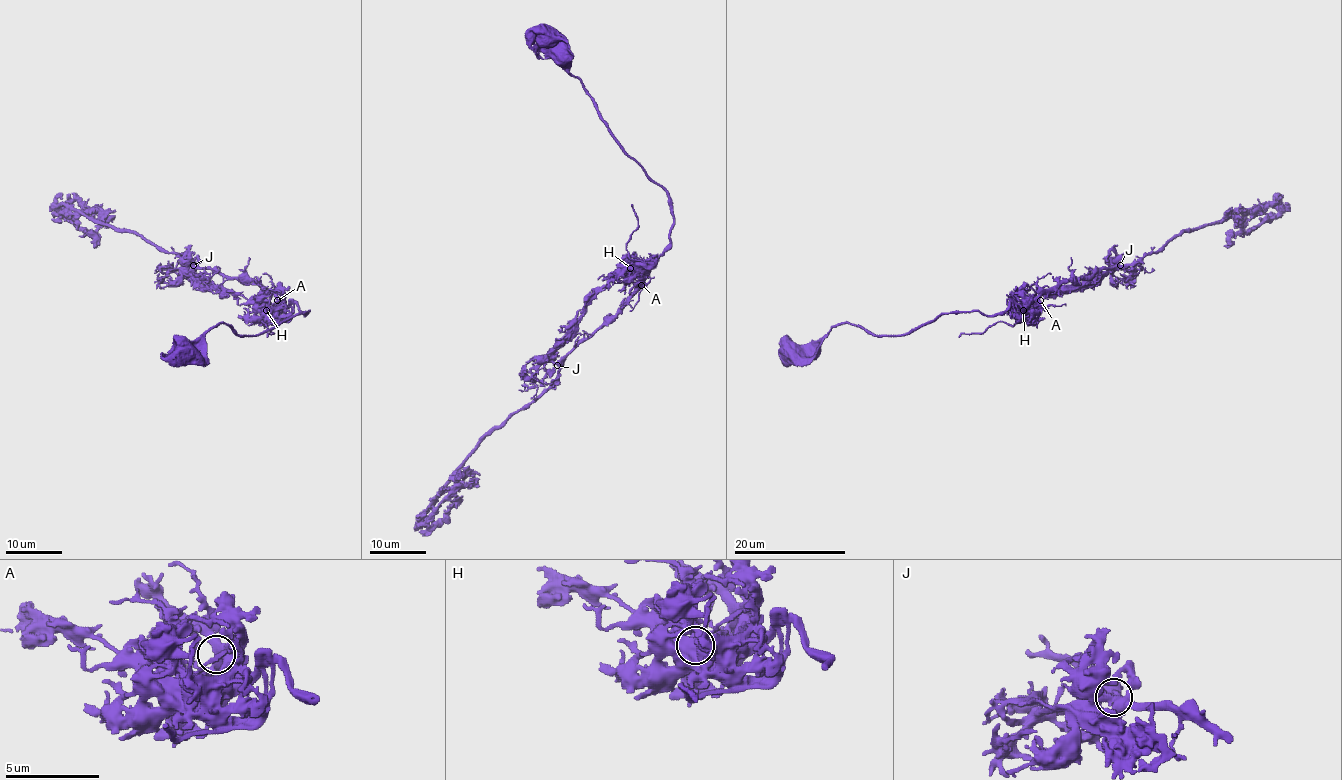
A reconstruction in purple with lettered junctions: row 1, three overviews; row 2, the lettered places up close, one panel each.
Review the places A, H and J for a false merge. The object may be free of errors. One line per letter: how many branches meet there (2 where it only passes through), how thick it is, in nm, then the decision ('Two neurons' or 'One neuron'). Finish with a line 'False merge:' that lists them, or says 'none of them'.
A: Branches: 4. Thickness 480 nm. One neuron
H: Branches: 2. Thickness 850 nm. Two neurons
J: Branches: 5. Thickness 480 nm. One neuron
False merge: H

